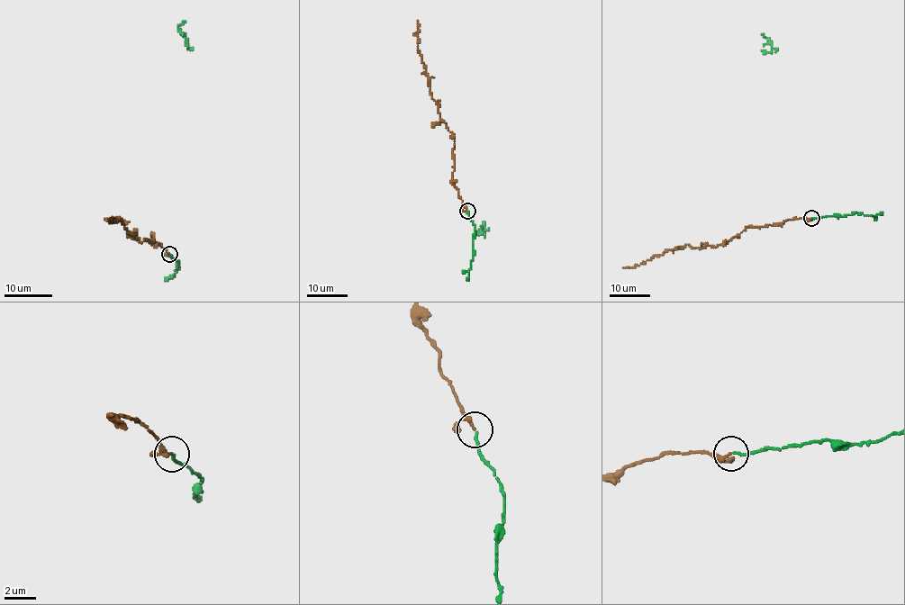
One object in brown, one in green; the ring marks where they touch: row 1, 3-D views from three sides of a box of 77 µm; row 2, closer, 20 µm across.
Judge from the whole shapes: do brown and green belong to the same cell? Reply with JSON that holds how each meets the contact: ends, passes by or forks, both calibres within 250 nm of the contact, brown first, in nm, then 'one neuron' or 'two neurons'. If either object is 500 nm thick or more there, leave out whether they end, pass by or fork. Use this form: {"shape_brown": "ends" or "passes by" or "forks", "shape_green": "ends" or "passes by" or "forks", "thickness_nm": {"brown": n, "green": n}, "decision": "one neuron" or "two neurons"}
{"shape_brown": "passes by", "shape_green": "ends", "thickness_nm": {"brown": 180, "green": 180}, "decision": "one neuron"}

